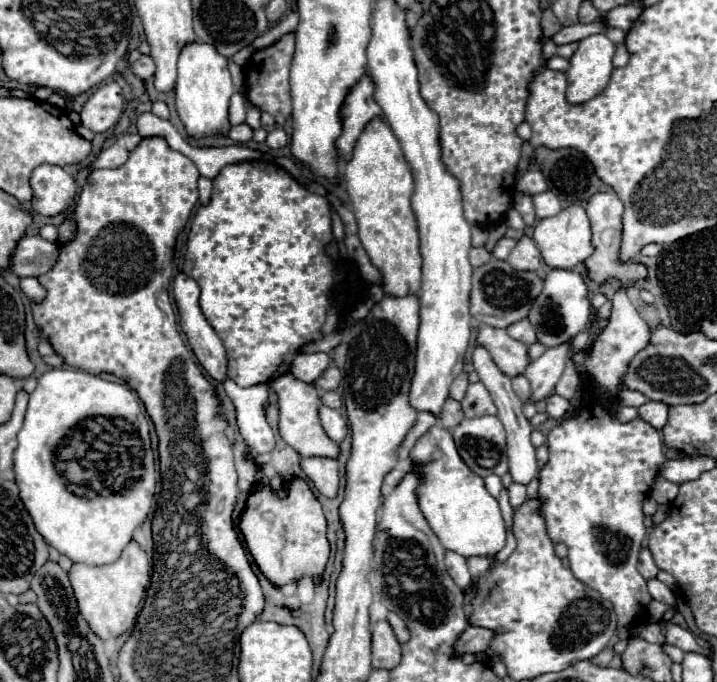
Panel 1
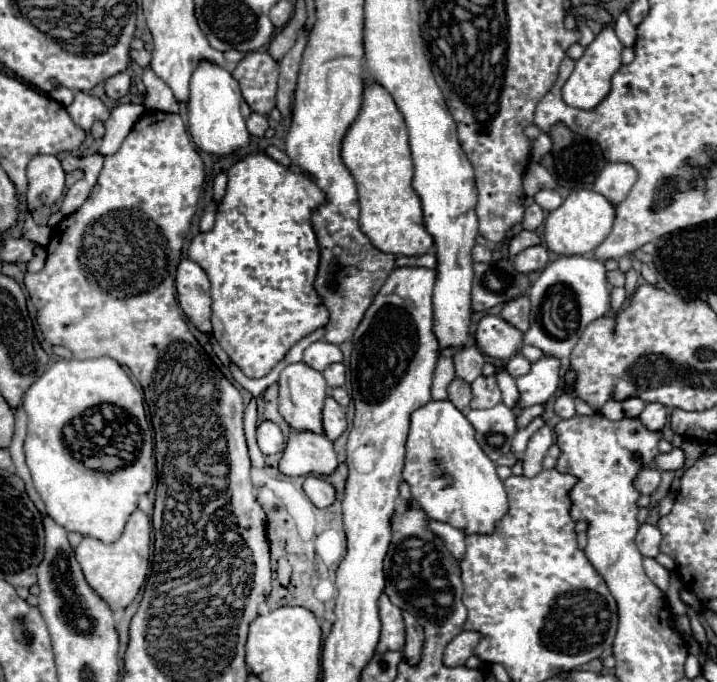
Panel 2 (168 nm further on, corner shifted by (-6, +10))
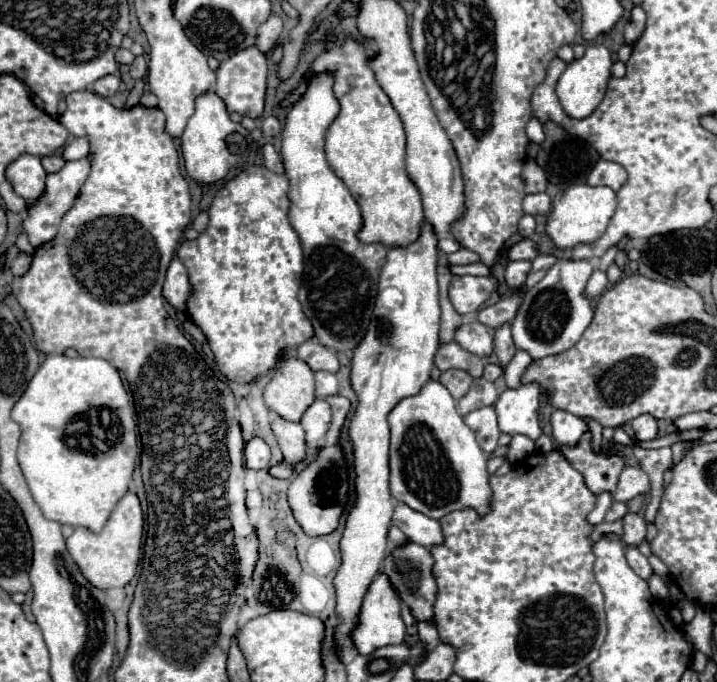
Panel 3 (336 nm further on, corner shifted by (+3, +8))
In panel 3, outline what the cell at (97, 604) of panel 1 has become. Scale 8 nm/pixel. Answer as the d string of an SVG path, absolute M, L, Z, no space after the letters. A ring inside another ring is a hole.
M127 493L117 507L113 509L107 525L101 533L91 533L89 529L75 529L67 539L67 551L81 569L81 575L89 579L97 589L125 587L137 573L139 557L141 557L141 537L143 537L143 513L135 493Z

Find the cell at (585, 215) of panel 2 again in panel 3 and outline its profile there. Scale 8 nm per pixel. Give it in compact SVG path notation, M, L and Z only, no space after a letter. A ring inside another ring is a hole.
M573 185L565 191L559 191L553 199L551 215L547 217L545 233L551 237L557 249L573 249L581 243L593 243L603 233L615 213L617 199L609 187L591 187L591 185Z

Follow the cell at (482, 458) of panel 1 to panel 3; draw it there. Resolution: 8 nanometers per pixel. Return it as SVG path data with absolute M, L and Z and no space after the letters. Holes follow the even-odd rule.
M481 407L477 411L471 411L469 415L463 417L465 423L473 429L479 447L491 455L497 449L497 439L501 435L499 427L497 427L497 415L493 407Z

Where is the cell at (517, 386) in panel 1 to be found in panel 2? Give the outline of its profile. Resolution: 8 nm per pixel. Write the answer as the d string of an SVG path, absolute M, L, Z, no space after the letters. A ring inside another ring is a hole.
M516 353L514 357L508 359L506 369L508 369L508 373L510 373L512 377L520 377L520 375L526 375L526 373L530 371L530 361L528 361L524 355Z

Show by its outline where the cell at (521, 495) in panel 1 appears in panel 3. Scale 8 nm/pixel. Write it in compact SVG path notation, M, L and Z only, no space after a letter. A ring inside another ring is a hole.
M531 381L517 389L507 389L499 395L497 403L493 405L499 419L499 429L503 433L515 435L525 433L533 441L539 439L542 429L539 427L539 383Z

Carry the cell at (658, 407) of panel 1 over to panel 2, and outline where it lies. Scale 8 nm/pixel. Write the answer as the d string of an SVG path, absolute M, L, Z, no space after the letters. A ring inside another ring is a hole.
M650 403L644 407L644 411L640 413L640 421L646 429L650 431L662 431L666 421L668 421L668 411L664 405L658 403Z

